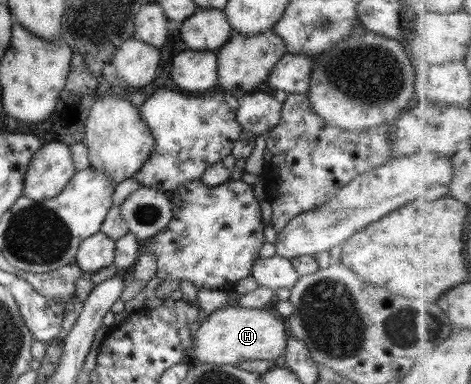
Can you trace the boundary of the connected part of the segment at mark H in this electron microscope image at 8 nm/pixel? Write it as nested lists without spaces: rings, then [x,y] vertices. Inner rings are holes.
[[[238,306],[213,311],[203,316],[192,330],[193,358],[202,364],[235,365],[239,361],[272,361],[283,356],[287,341],[284,321],[269,307],[257,310]]]

